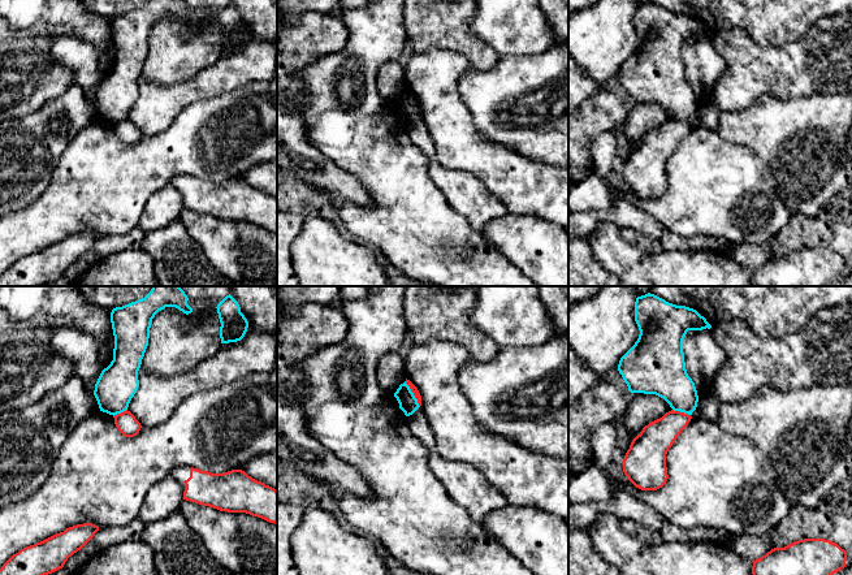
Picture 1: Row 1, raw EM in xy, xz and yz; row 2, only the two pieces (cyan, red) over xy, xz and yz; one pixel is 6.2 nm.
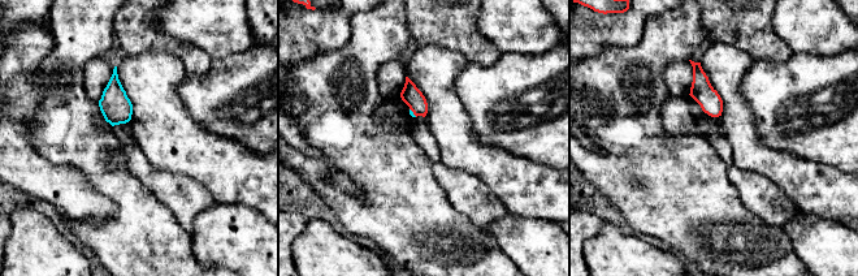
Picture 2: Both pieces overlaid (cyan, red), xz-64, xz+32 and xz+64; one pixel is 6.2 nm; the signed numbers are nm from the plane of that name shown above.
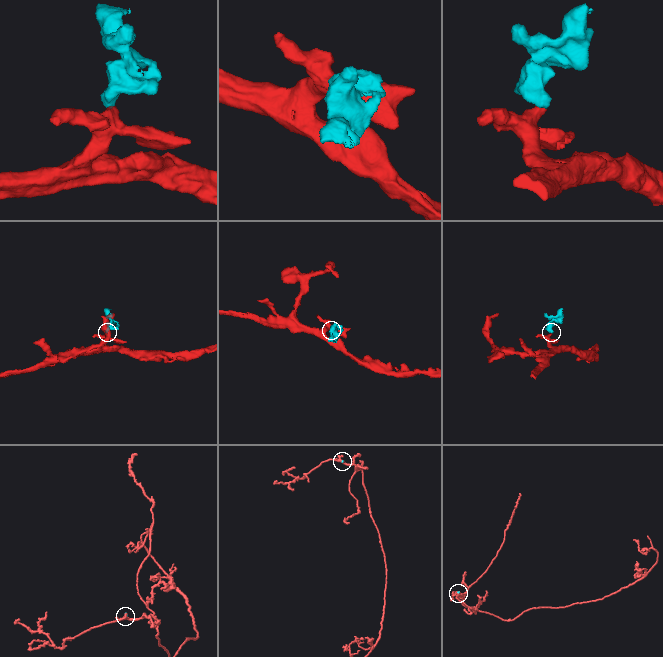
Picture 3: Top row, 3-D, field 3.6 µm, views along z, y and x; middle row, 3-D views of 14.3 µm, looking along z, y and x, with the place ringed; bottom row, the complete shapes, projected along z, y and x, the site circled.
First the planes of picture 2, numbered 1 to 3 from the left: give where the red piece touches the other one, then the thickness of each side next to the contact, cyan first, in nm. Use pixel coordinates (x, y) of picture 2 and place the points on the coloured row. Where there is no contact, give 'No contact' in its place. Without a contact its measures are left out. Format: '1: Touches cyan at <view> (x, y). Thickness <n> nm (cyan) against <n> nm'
1: No contact
2: Touches cyan at xz+32 (412, 112). Thickness 20 nm (cyan) against 120 nm
3: No contact

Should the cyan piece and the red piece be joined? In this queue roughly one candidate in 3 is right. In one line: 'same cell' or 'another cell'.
another cell

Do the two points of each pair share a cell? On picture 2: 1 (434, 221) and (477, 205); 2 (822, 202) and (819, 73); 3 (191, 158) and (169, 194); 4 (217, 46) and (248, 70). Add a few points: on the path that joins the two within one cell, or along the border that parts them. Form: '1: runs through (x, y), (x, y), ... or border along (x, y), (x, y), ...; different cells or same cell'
1: border along (441, 186), (456, 210), (484, 228); different cells
2: border along (791, 154), (835, 165), (844, 172); different cells
3: border along (152, 165), (183, 173), (208, 190); different cells
4: border along (256, 44), (245, 51), (213, 59); different cells

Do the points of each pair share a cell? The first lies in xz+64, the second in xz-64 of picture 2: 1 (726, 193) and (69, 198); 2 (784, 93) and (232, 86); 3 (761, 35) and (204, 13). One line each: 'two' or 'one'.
1: two
2: one
3: two

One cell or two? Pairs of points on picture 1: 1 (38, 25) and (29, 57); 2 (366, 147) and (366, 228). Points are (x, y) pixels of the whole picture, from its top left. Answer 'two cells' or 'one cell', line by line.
1: two cells
2: one cell

